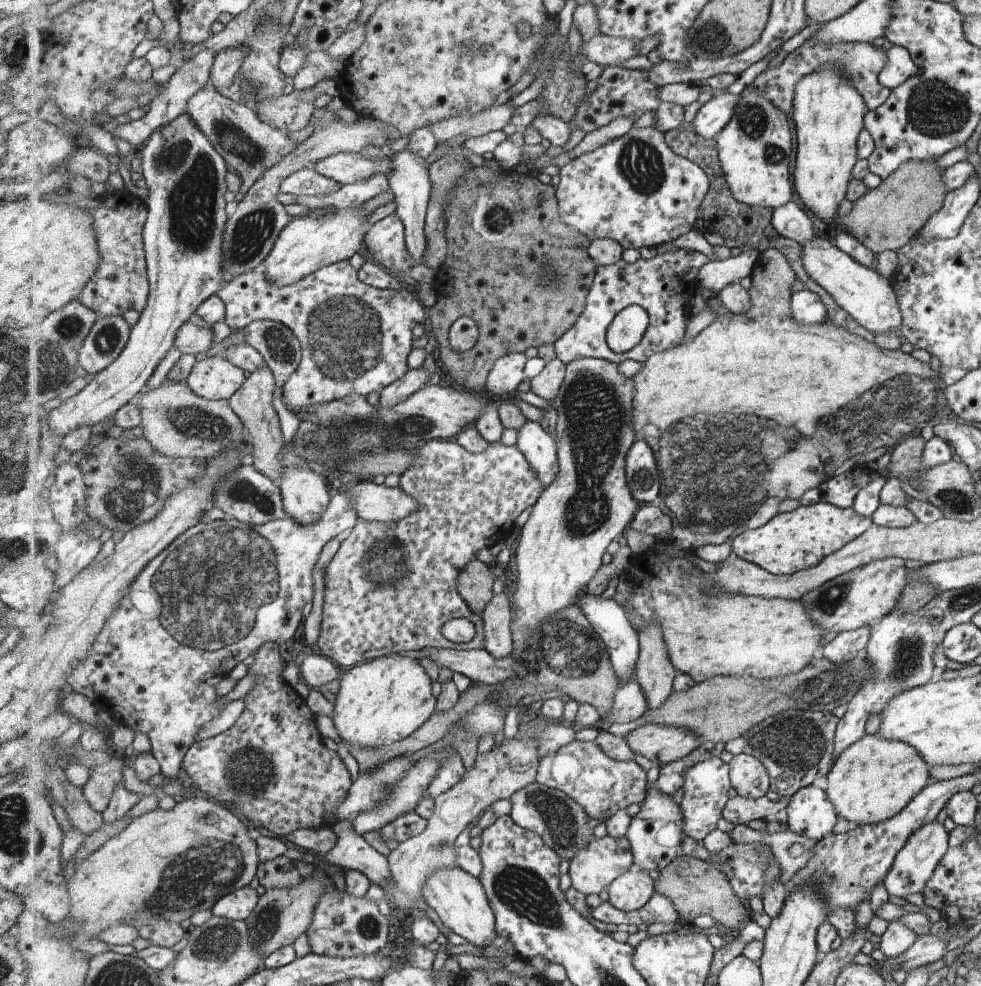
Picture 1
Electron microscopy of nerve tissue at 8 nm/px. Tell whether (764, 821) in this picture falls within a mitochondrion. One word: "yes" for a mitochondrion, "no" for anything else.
no

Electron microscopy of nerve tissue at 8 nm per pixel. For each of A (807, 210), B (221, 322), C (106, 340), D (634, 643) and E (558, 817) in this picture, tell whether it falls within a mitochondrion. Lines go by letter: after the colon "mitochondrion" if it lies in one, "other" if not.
A: other
B: other
C: mitochondrion
D: other
E: mitochondrion

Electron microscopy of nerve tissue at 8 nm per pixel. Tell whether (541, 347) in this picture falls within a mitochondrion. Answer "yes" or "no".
no

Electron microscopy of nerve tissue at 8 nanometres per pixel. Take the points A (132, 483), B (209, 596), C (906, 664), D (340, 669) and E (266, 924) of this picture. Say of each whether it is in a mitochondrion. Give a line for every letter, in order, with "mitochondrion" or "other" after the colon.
A: mitochondrion
B: mitochondrion
C: mitochondrion
D: other
E: mitochondrion

